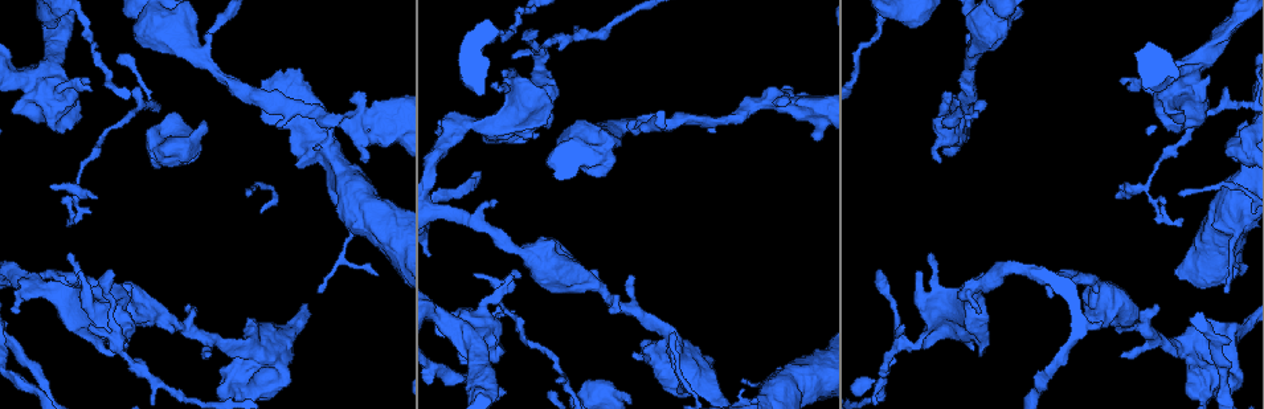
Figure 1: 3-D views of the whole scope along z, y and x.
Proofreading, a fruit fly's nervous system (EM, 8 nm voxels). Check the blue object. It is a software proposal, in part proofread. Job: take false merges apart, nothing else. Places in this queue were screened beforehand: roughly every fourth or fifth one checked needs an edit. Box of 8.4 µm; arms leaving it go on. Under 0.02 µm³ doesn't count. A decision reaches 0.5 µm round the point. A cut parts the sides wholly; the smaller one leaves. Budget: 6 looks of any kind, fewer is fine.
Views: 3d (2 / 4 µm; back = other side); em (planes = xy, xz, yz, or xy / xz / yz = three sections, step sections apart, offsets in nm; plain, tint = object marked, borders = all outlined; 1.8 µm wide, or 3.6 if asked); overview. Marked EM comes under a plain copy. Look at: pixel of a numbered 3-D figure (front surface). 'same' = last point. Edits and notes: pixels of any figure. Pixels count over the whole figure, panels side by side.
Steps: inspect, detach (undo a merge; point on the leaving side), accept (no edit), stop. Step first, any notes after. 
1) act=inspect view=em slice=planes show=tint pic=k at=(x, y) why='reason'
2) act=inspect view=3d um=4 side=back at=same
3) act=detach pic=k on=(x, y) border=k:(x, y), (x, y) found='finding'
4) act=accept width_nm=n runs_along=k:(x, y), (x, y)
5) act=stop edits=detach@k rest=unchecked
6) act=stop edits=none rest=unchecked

act=inspect view=em slice=yz step=16 show=tint pic=1 at=(546, 89)

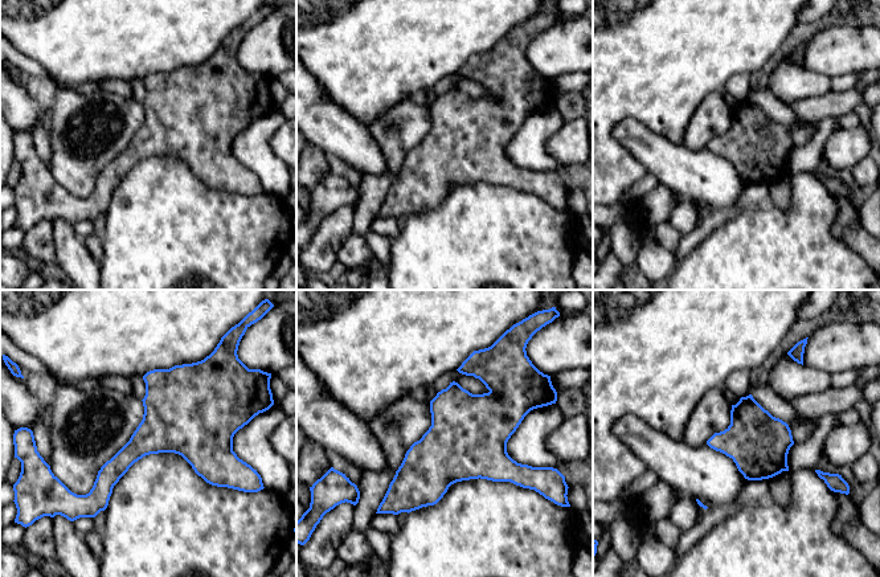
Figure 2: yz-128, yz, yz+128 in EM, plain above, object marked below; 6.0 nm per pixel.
act=inspect view=em slice=xy step=4 show=borders at=same

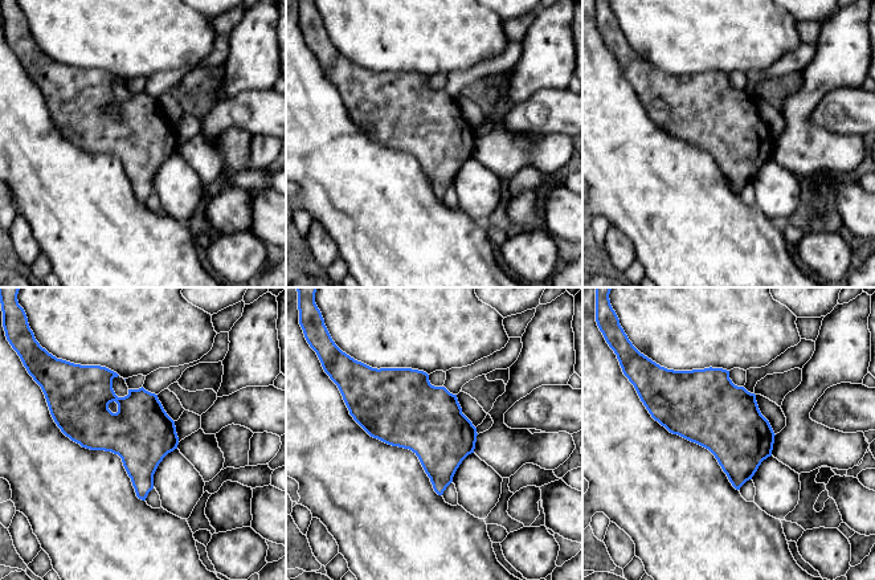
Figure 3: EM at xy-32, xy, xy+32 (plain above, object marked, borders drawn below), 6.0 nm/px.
act=accept found='one cell here'

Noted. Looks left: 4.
act=inspect view=3d um=4 pic=1 at=(680, 350) why='thick turns thin'

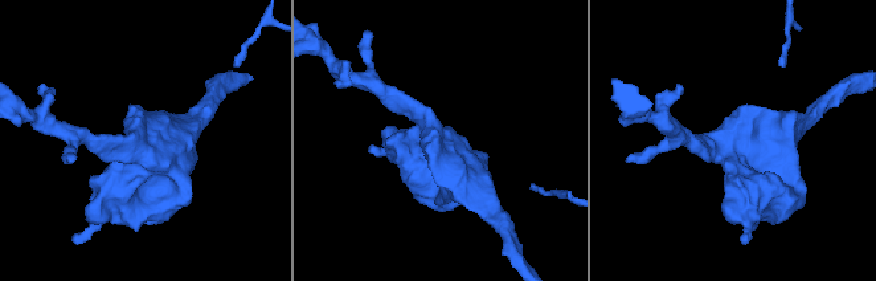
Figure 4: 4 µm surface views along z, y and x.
act=inspect view=em slice=planes show=tint pic=4 at=(148, 158) why='need the tissue'

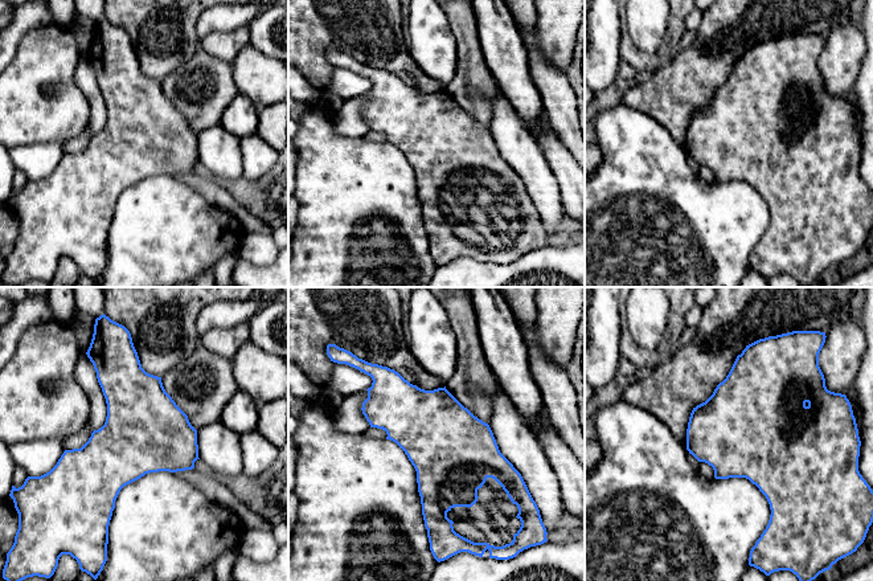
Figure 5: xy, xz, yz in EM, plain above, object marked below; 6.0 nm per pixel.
act=accept found='continuous, no second cell'

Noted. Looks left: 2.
act=inspect view=em um=3.6 slice=xz step=4 show=tint pic=1 at=(48, 73) why='a fork'

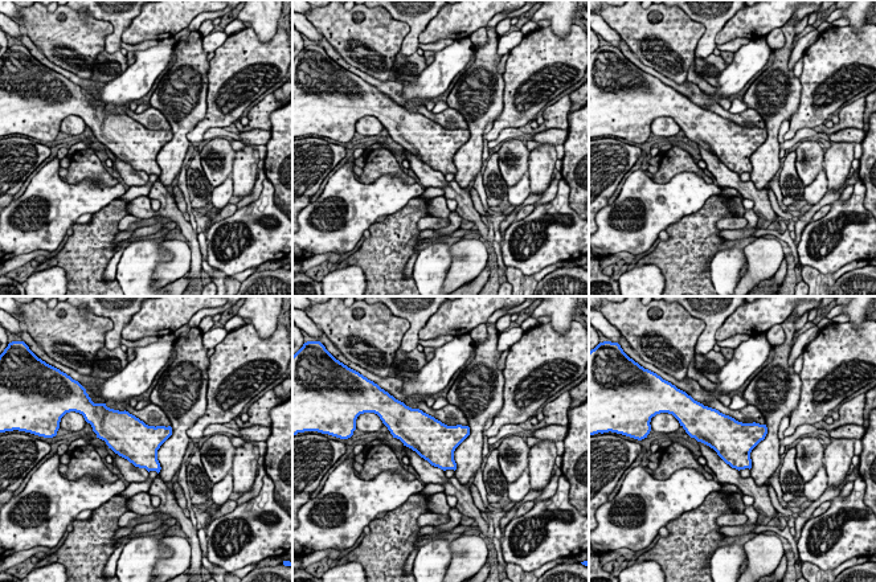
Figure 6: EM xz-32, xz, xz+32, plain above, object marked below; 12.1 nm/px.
act=accept found='all the same cell'

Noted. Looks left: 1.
act=stop edits=none rest=unchecked

